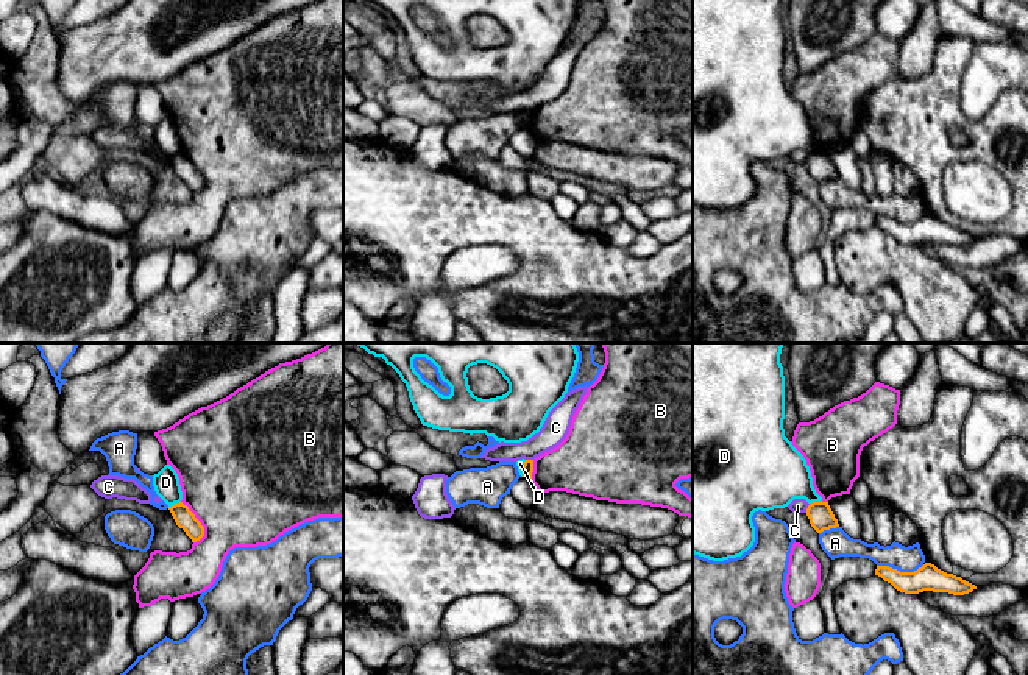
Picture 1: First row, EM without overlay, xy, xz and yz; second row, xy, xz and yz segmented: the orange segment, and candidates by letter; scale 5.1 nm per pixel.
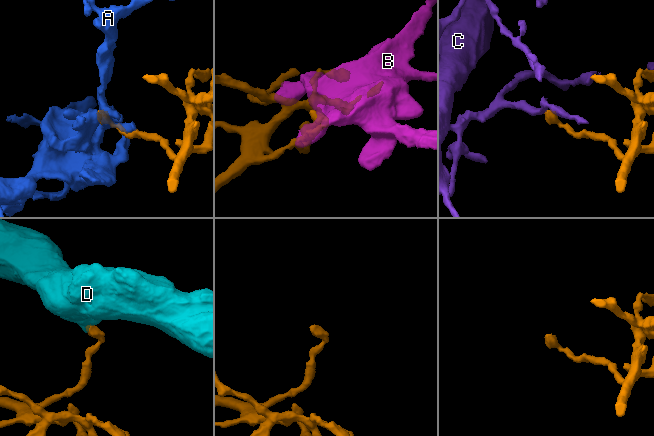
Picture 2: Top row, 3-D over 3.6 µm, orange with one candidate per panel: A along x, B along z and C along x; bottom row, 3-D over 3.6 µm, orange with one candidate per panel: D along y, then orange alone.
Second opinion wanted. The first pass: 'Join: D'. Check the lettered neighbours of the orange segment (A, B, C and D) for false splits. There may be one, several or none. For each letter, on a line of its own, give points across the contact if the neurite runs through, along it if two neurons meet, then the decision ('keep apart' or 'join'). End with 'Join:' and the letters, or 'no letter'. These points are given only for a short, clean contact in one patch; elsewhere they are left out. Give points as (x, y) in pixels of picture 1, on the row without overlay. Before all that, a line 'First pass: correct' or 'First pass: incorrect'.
First pass: incorrect
A: keep apart
B: along xy (181, 151), (203, 178), (203, 186), (195, 194) | keep apart
C: keep apart
D: along xy (180, 151), (169, 158) | keep apart
Join: no letter

